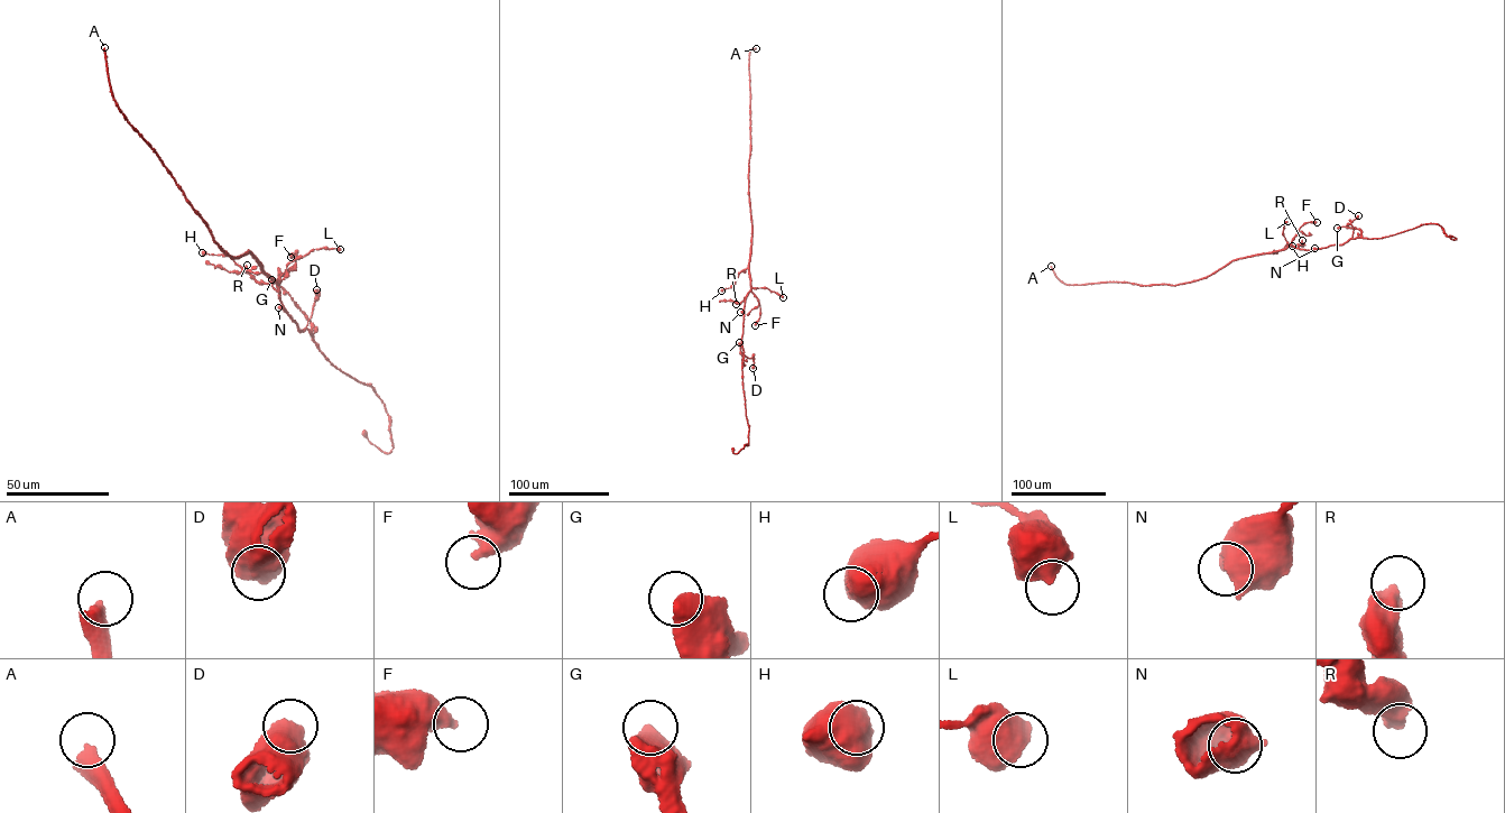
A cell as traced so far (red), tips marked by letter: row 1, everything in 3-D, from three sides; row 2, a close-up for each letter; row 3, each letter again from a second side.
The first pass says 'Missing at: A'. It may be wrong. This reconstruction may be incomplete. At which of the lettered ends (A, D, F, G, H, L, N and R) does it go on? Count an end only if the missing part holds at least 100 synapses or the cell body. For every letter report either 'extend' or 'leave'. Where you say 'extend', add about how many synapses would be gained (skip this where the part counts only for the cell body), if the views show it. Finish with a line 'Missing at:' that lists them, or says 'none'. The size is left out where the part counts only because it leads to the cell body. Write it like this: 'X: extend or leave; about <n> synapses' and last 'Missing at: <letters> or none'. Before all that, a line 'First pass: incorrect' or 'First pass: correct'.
First pass: correct
A: extend; about 2000 synapses
D: leave
F: leave
G: leave
H: leave
L: leave
N: leave
R: leave
Missing at: A

